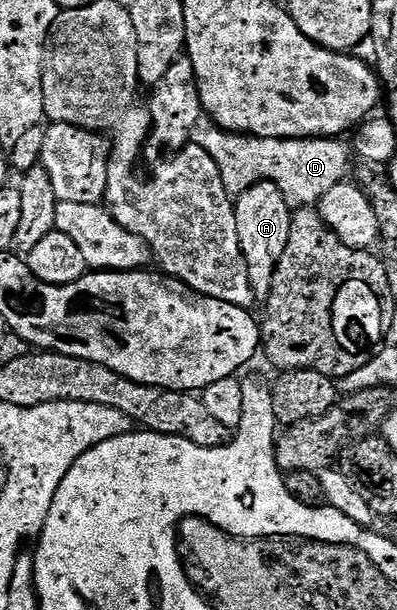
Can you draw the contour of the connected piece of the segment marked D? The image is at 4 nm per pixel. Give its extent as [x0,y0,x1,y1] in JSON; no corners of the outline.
[193,126,353,210]

